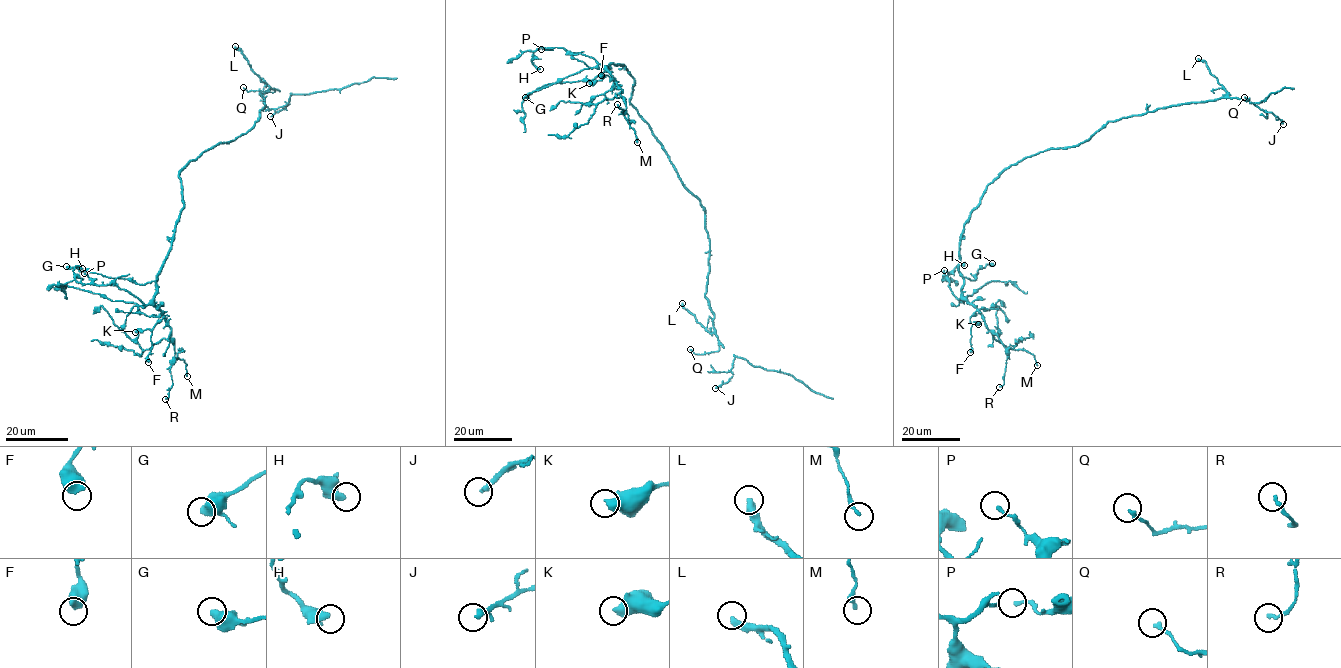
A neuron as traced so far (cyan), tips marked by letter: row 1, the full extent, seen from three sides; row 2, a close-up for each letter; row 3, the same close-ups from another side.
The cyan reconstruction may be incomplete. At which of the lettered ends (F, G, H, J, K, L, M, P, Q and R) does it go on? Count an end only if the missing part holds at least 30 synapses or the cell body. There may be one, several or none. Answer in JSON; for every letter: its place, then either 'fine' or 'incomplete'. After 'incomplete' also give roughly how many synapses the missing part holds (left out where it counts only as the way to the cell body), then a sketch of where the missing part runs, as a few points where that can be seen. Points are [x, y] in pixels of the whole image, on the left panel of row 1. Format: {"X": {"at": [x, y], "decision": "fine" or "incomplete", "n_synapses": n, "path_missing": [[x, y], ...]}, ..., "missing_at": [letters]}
{"F": {"at": [148, 362], "decision": "fine"}, "G": {"at": [66, 266], "decision": "fine"}, "H": {"at": [82, 268], "decision": "fine"}, "J": {"at": [270, 116], "decision": "fine"}, "K": {"at": [135, 332], "decision": "fine"}, "L": {"at": [235, 46], "decision": "incomplete", "n_synapses": 90, "path_missing": [[235, 46], [221, 26], [199, 19], [153, 26], [142, 33], [124, 33], [86, 13]]}, "M": {"at": [187, 376], "decision": "fine"}, "P": {"at": [84, 273], "decision": "fine"}, "Q": {"at": [243, 87], "decision": "fine"}, "R": {"at": [165, 399], "decision": "fine"}, "missing_at": ["L"]}

